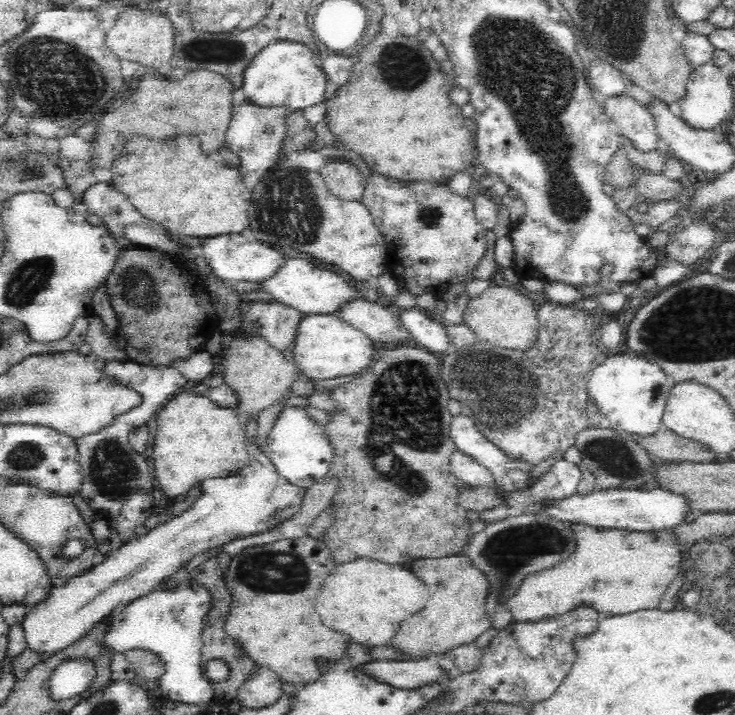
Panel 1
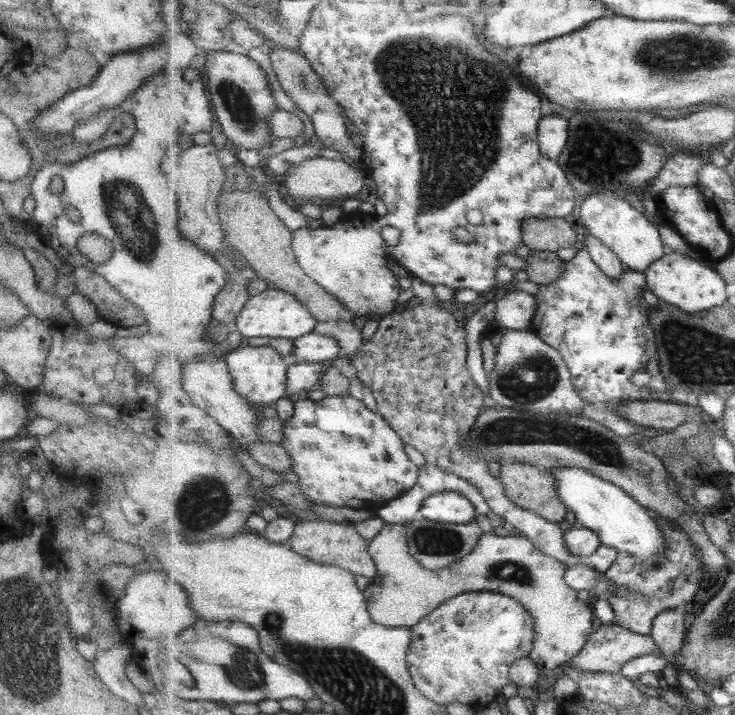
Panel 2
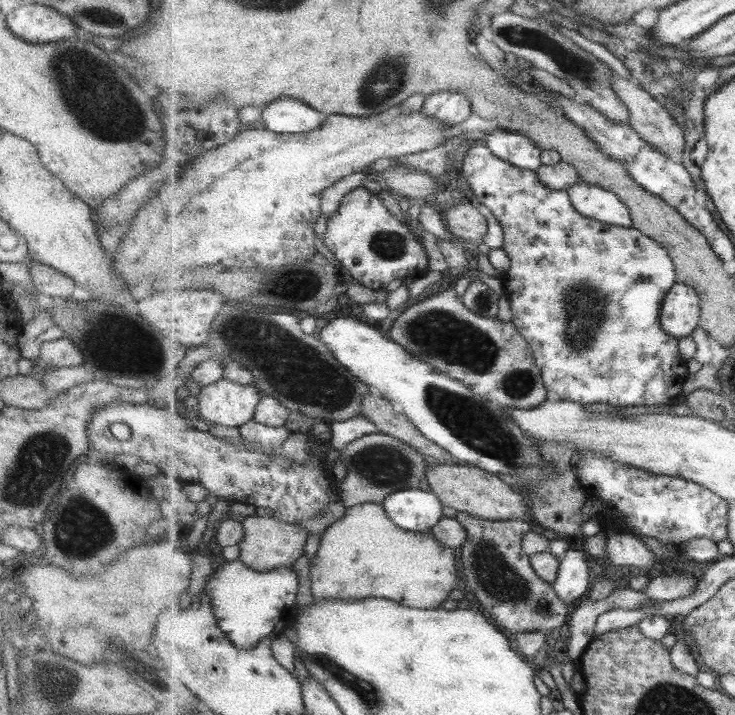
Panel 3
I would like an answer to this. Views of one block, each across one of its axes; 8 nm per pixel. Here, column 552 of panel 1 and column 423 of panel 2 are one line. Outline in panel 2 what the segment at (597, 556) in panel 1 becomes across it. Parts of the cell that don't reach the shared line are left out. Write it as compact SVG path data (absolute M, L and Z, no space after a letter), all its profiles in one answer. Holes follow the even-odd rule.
M386 523L384 529L370 543L370 553L378 567L377 577L373 577L367 584L364 593L367 597L368 609L375 623L386 627L412 628L419 625L427 614L439 608L446 600L458 594L473 591L491 591L501 593L511 598L516 598L523 603L532 614L536 624L535 648L530 657L538 664L539 668L557 668L566 666L575 658L587 644L593 632L593 620L595 620L594 607L590 602L577 600L577 591L571 588L566 581L567 565L562 560L553 558L531 542L531 539L523 535L497 536L493 532L484 533L480 538L476 549L460 561L441 570L429 570L424 567L410 553L408 541L408 523Z

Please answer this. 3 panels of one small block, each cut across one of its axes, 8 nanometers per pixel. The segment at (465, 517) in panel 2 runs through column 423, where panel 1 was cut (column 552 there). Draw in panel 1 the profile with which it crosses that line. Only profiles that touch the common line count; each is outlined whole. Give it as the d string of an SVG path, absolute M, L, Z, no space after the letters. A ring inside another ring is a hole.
M658 487L654 490L595 488L587 495L578 492L558 502L548 502L547 513L563 523L581 522L588 526L601 526L602 528L624 529L634 532L652 532L670 530L684 522L686 514L693 512L689 500L674 491Z

